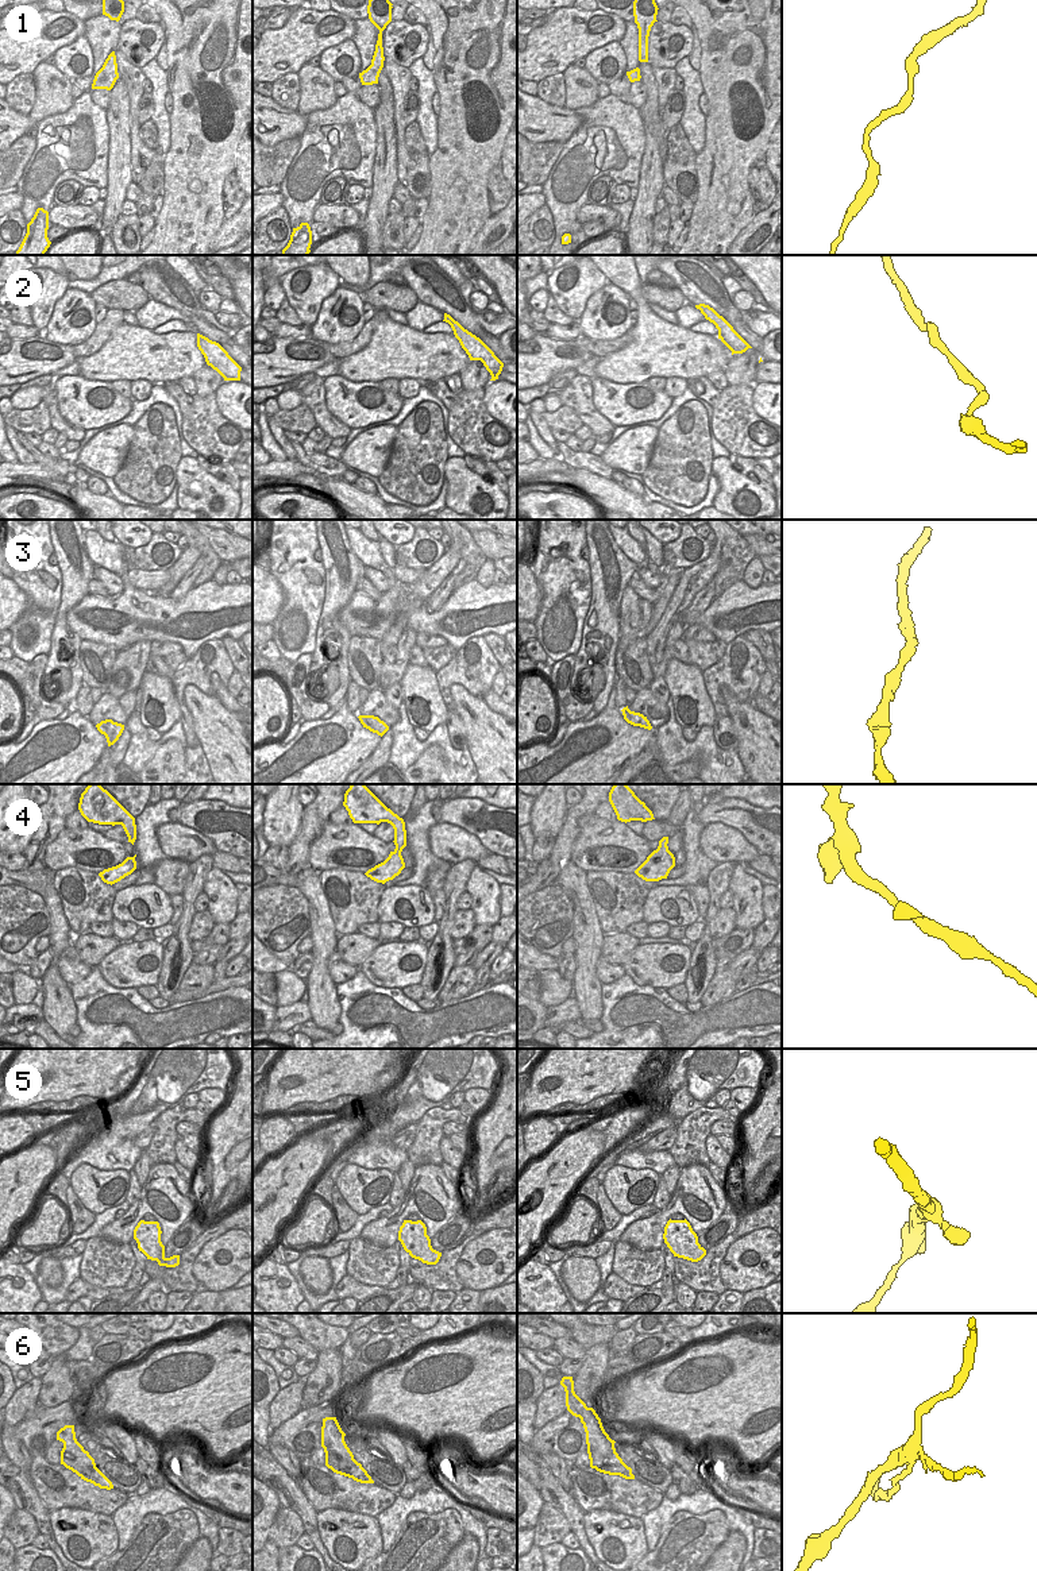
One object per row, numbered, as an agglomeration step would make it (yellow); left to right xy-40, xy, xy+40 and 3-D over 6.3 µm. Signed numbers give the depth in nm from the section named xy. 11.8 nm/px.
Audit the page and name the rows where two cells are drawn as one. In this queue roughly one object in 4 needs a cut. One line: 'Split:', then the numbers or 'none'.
Split: 6

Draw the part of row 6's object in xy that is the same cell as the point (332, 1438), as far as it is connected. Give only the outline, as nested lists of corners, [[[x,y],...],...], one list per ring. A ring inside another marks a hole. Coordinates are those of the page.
[[[336,1417],[323,1418],[321,1447],[325,1452],[325,1466],[329,1454],[340,1456],[343,1460],[347,1462],[355,1462],[352,1452],[344,1441],[344,1436],[346,1433],[342,1431]]]

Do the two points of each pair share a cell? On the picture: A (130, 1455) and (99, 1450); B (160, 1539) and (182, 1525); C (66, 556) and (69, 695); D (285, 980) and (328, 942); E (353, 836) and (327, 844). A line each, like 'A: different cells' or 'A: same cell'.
A: different cells
B: same cell
C: same cell
D: different cells
E: same cell

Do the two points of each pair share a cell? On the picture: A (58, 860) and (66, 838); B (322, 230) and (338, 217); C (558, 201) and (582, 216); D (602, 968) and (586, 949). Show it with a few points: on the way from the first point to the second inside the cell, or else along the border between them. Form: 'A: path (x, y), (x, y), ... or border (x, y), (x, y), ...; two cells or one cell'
A: path (61, 855), (66, 849), (66, 844); one cell
B: border (315, 222), (326, 222), (342, 230); two cells
C: border (586, 201), (577, 212), (577, 222), (579, 224); two cells
D: border (600, 956), (597, 976), (602, 983); two cells

